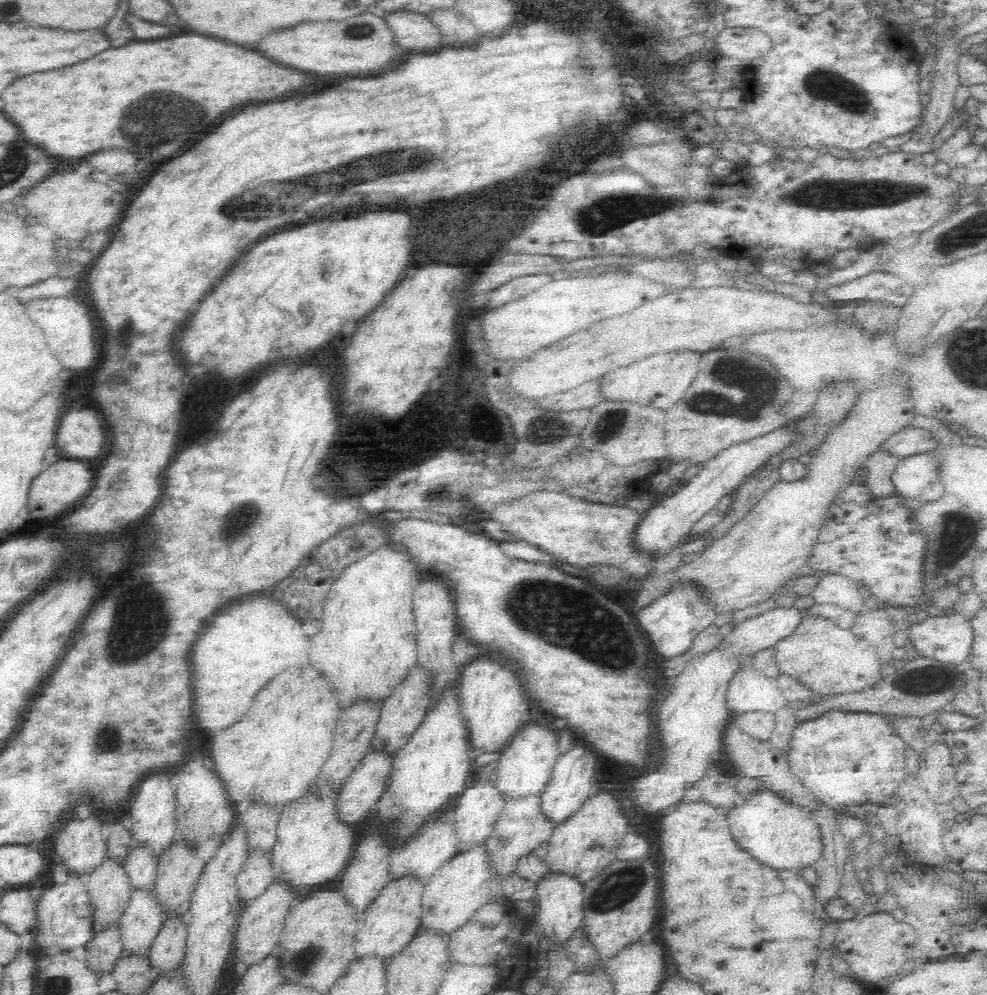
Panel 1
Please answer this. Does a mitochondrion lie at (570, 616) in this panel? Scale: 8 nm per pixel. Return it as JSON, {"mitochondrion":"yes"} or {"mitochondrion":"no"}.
{"mitochondrion":"yes"}

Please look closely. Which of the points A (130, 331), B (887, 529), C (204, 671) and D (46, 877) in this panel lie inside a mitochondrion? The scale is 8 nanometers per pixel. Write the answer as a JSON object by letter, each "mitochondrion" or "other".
{"A":"mitochondrion","B":"other","C":"other","D":"other"}

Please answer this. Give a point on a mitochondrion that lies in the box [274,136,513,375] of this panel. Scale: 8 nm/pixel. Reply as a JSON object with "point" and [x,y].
{"point":[433,214]}

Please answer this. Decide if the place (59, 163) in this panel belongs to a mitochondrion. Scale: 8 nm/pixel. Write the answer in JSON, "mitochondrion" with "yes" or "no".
{"mitochondrion":"no"}

